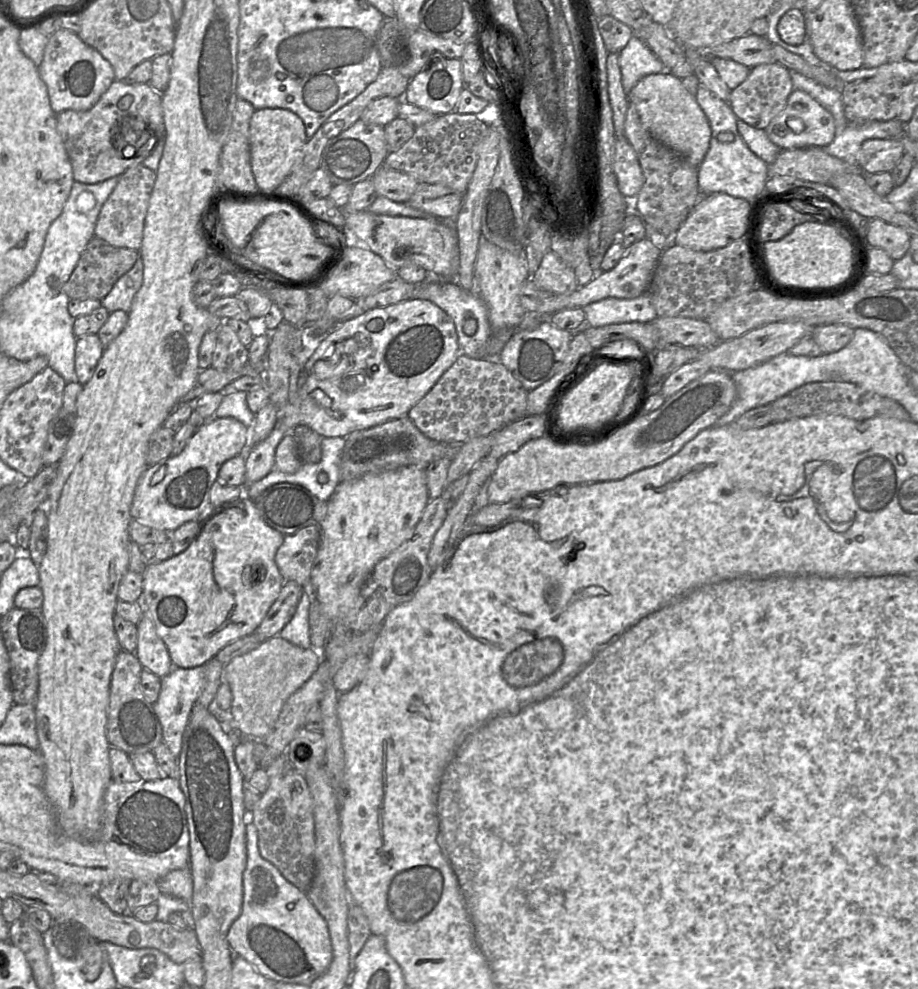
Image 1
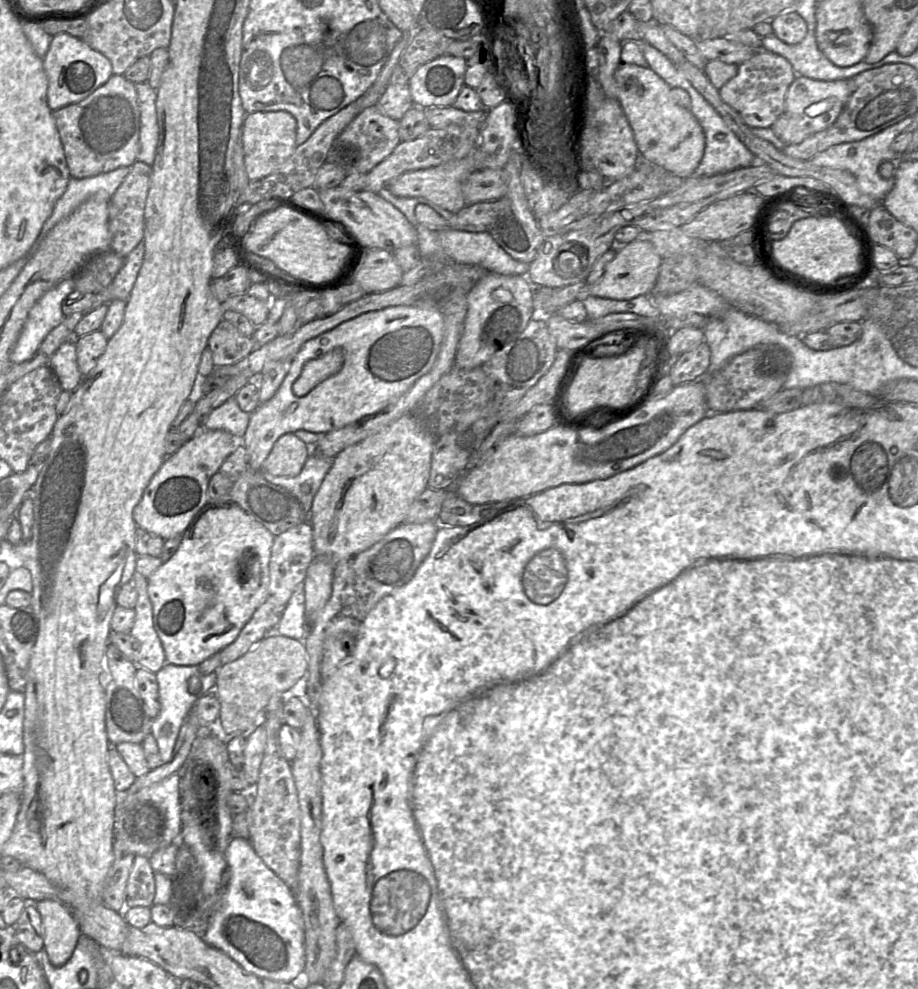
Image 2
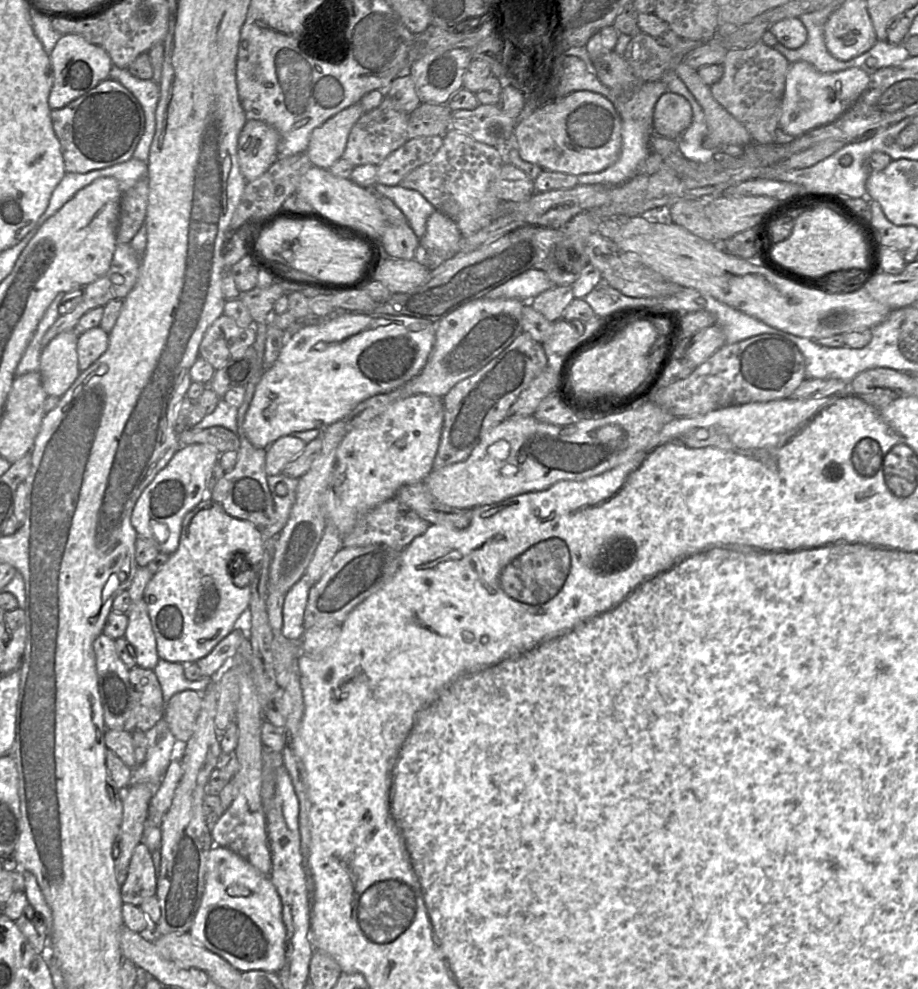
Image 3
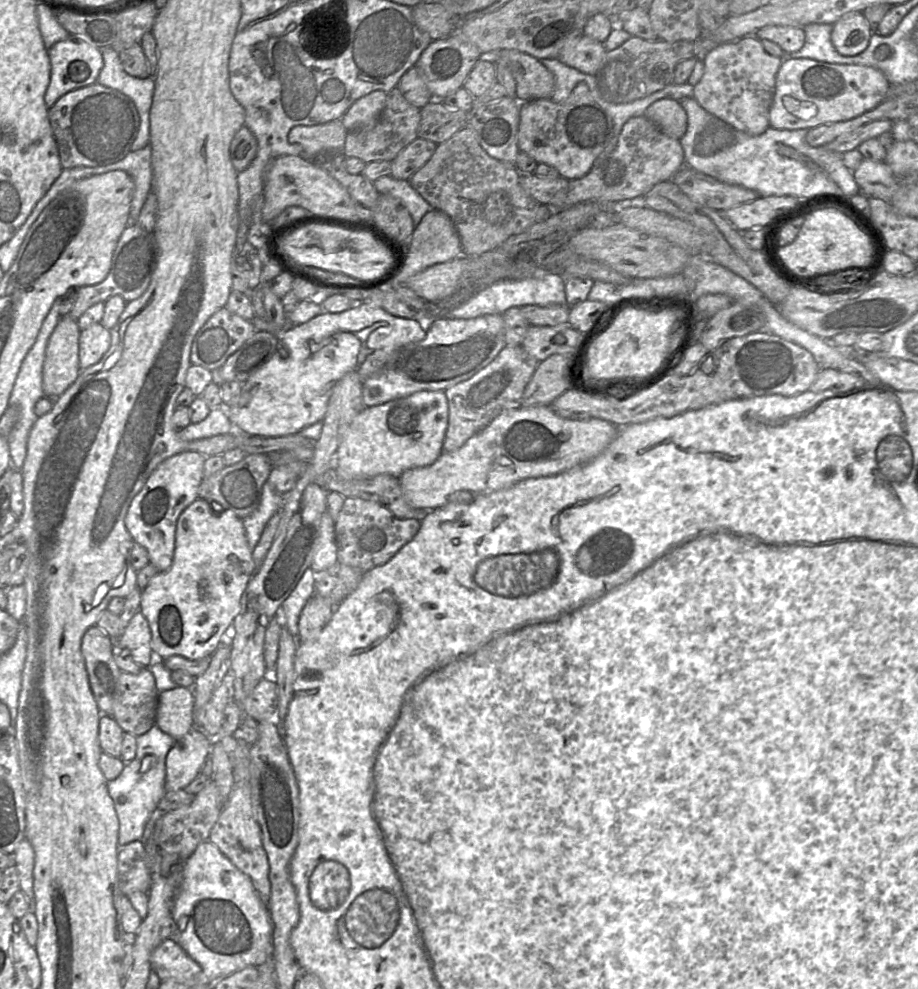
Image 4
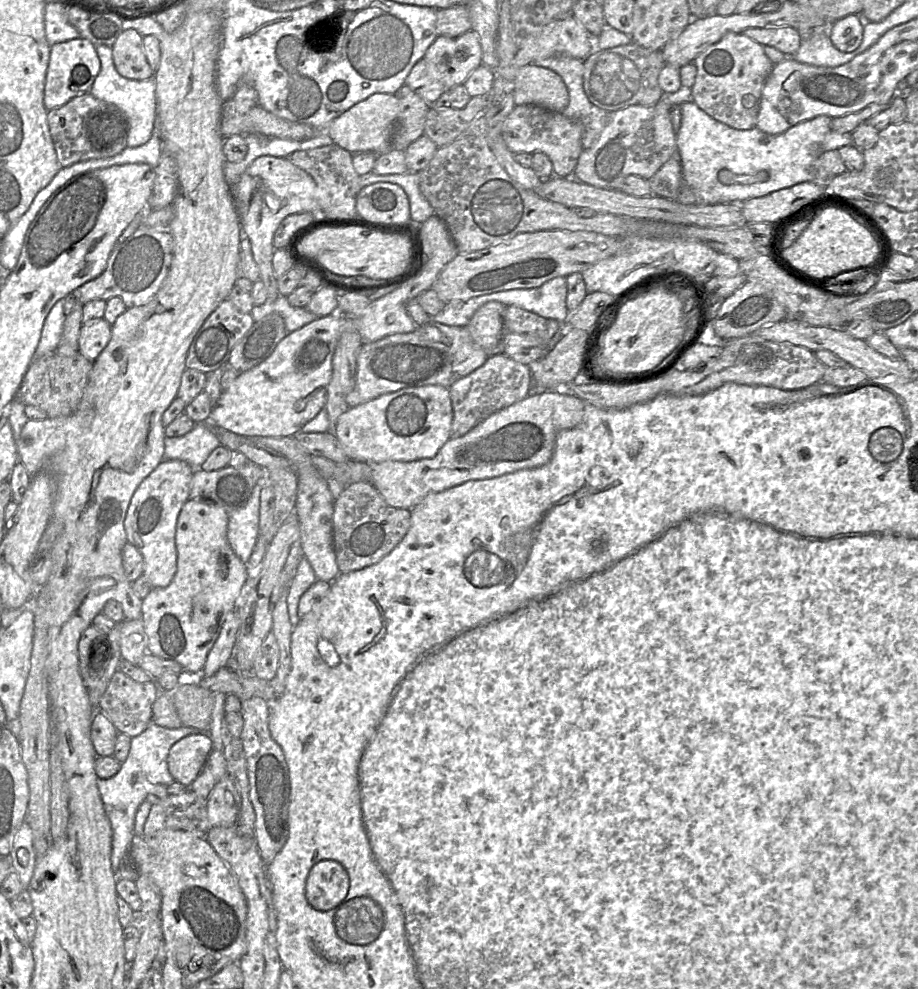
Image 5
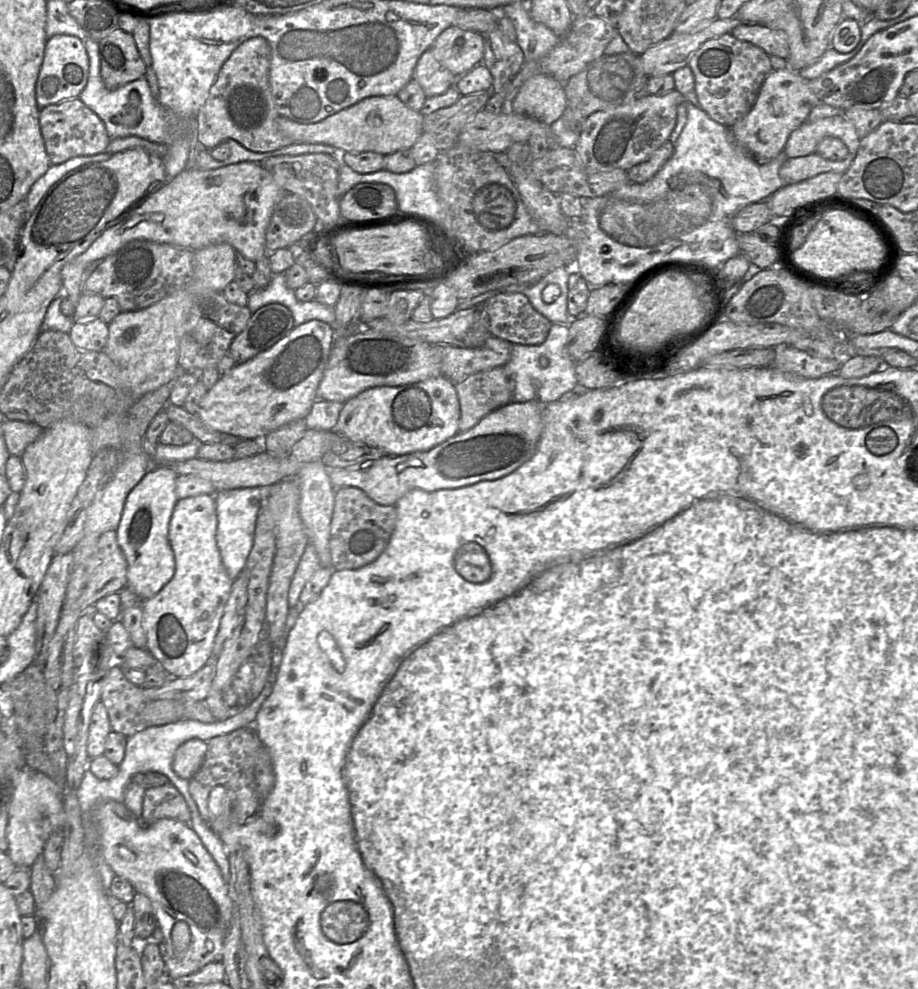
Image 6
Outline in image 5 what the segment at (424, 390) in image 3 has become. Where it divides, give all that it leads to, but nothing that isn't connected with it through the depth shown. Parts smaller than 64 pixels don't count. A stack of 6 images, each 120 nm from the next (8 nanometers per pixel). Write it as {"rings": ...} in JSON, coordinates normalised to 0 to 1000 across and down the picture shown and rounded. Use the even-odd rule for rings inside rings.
{"rings":[[[468,325],[447,337],[427,338],[395,347],[389,360],[387,390],[377,406],[382,413],[441,392],[464,389],[489,392],[528,368],[532,362],[532,358],[515,345],[509,331]]]}

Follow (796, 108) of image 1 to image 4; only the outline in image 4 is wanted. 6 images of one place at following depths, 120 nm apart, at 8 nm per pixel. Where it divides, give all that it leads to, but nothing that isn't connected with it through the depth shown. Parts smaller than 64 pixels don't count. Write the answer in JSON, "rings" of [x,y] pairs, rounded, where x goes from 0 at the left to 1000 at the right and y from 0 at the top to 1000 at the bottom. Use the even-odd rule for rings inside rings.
{"rings":[[[854,59],[845,76],[838,126],[846,131],[881,131],[927,121],[955,108],[968,97],[968,90],[969,84],[964,76],[949,67]]]}

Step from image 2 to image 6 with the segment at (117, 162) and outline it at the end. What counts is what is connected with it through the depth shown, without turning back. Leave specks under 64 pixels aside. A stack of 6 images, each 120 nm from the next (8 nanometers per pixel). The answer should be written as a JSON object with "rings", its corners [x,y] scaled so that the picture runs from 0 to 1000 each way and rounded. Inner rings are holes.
{"rings":[[[78,99],[44,110],[42,125],[50,155],[56,166],[66,166],[83,158],[111,155],[121,140],[114,125],[86,99]]]}

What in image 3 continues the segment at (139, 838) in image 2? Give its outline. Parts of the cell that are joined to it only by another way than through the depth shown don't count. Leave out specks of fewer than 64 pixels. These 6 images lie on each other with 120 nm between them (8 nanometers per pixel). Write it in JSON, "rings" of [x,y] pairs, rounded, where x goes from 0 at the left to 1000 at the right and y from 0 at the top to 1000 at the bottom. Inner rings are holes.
{"rings":[[[197,766],[188,767],[183,775],[175,794],[162,809],[161,825],[163,830],[175,832],[176,827],[187,814],[198,783]]]}

